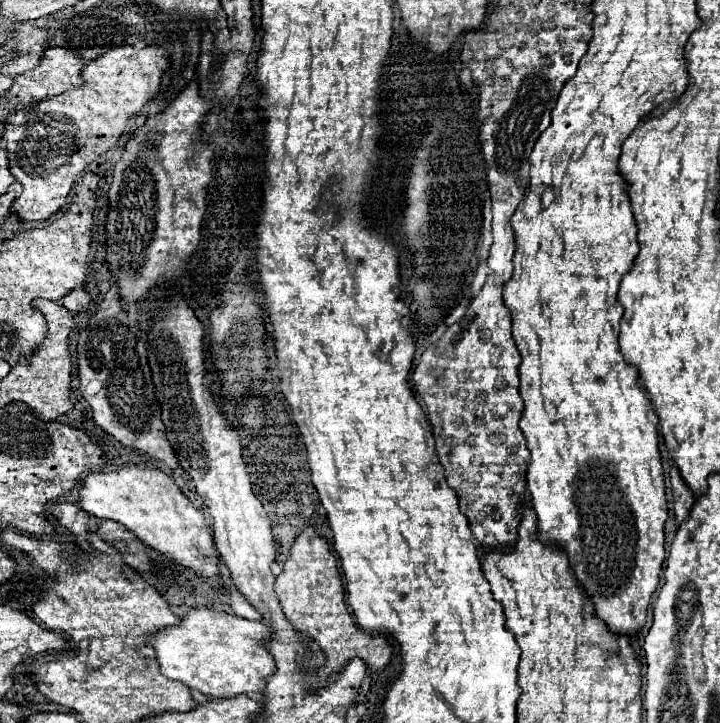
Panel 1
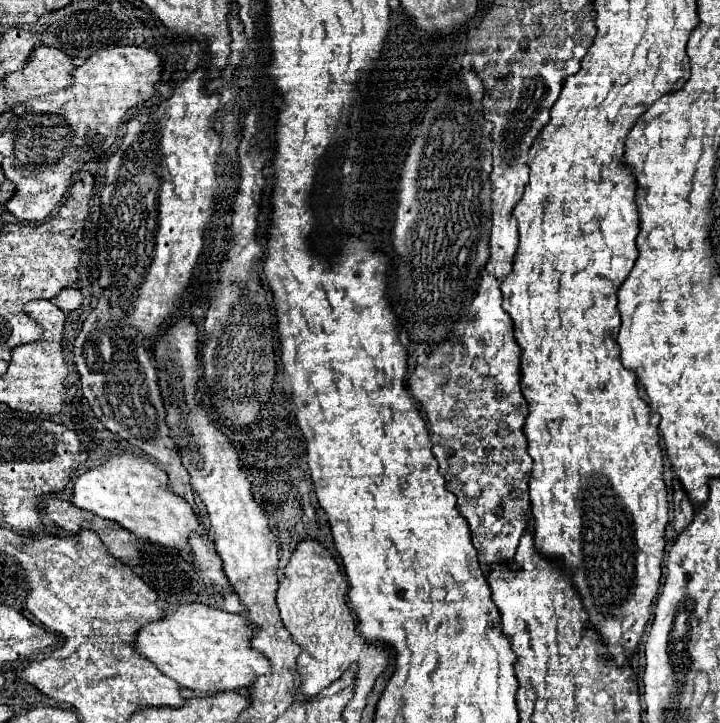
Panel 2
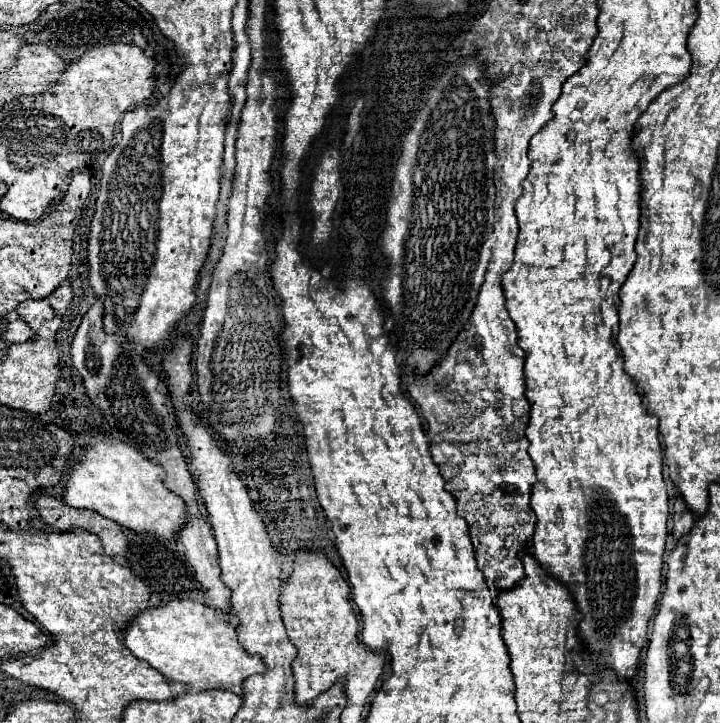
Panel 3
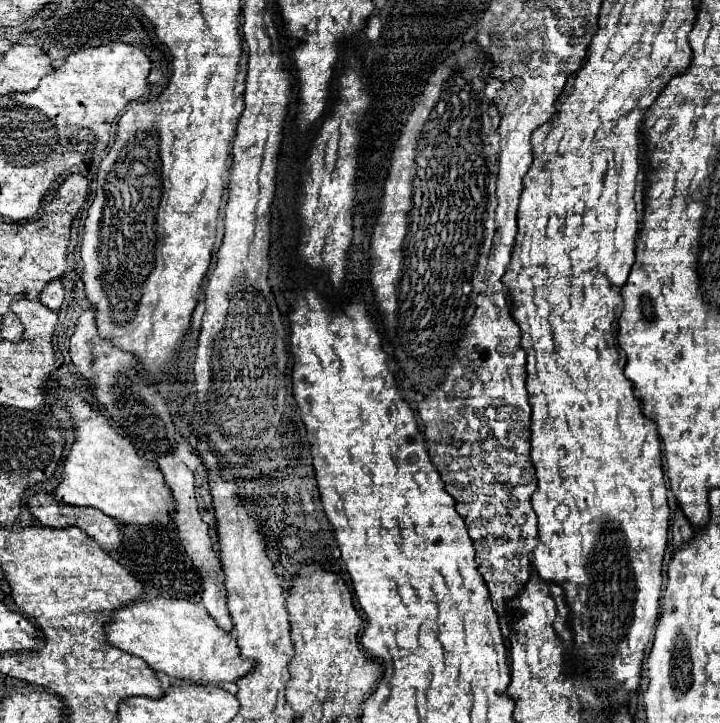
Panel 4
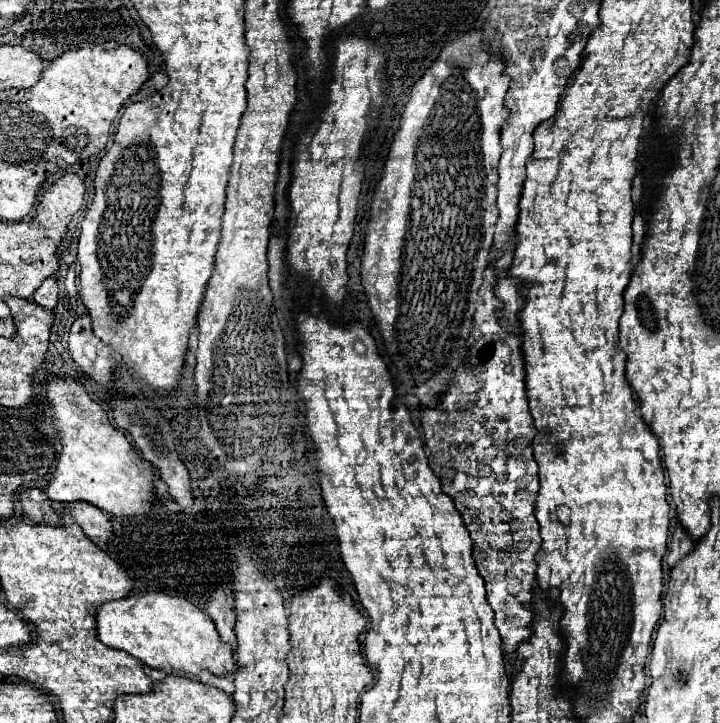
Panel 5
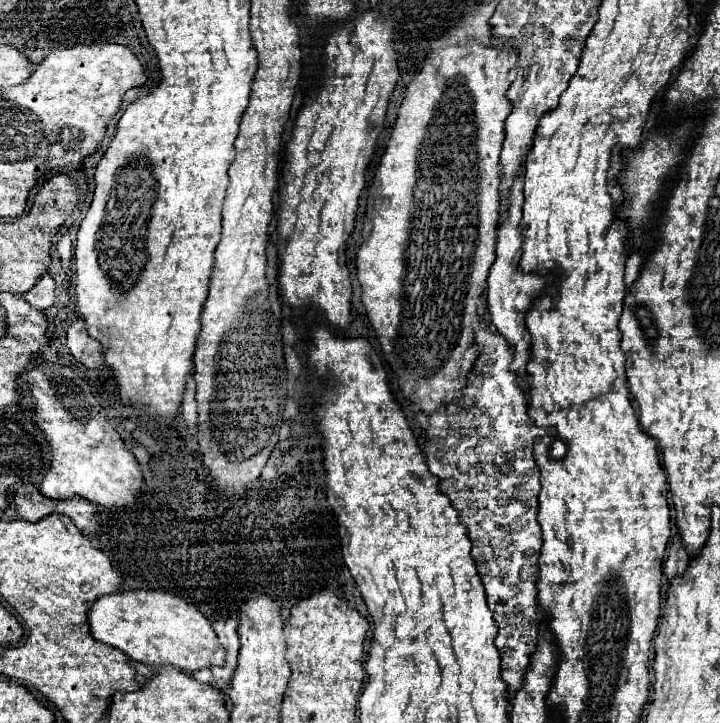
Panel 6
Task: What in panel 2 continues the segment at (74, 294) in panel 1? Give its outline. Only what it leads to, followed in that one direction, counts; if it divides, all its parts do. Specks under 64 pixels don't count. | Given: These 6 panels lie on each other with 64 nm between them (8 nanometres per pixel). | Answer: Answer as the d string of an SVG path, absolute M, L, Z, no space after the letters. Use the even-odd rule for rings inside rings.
M68 286L68 288L64 288L64 292L60 292L56 298L52 298L52 302L62 312L70 312L70 310L76 310L76 308L82 306L82 294L76 288Z

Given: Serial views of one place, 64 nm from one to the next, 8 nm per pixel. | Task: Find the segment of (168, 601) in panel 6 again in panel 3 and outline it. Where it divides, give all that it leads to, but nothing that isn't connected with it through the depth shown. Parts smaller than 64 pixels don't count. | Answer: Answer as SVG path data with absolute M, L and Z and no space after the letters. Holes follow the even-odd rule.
M190 600L166 602L138 612L122 630L122 644L168 680L184 682L196 690L242 684L248 676L264 672L264 662L258 656L244 652L234 624L224 612Z

